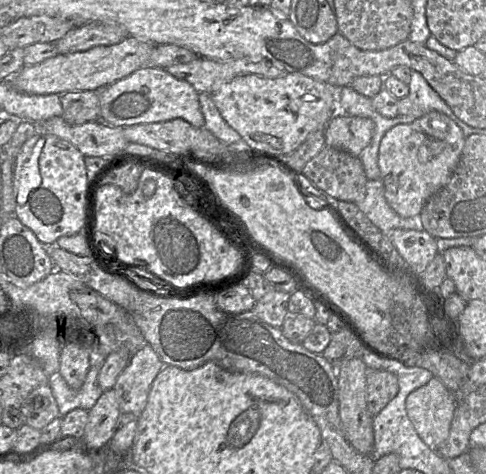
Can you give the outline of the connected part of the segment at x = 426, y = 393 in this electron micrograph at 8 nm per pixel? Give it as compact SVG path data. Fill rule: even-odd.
M436 377L406 398L407 415L423 442L437 451L449 436L457 399Z

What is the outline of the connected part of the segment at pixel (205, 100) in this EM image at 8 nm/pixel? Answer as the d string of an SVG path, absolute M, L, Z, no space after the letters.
M199 92L199 103L205 119L204 127L207 130L226 144L235 144L242 141L240 134L220 114L212 99L212 93Z

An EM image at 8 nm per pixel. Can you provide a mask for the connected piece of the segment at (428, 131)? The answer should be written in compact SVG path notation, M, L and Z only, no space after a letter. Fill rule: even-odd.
M431 111L411 123L397 124L384 134L378 151L380 179L388 204L399 216L409 218L420 214L429 199L447 184L465 140L462 129L438 111Z

